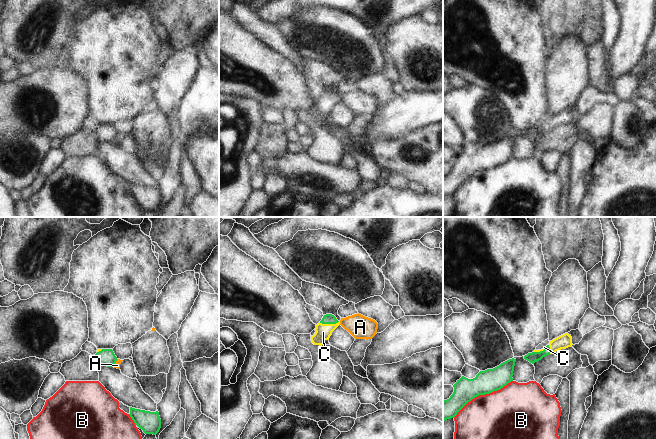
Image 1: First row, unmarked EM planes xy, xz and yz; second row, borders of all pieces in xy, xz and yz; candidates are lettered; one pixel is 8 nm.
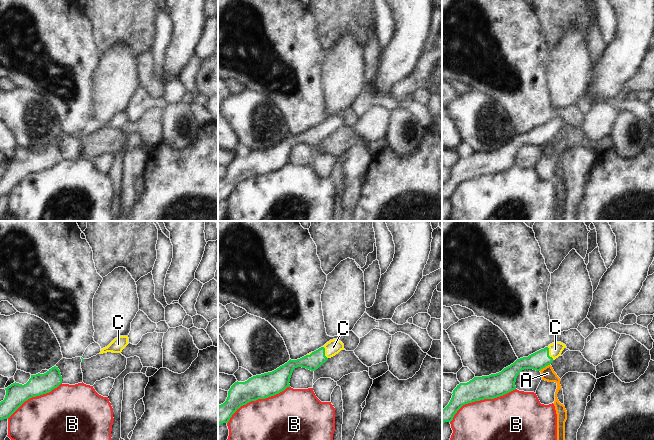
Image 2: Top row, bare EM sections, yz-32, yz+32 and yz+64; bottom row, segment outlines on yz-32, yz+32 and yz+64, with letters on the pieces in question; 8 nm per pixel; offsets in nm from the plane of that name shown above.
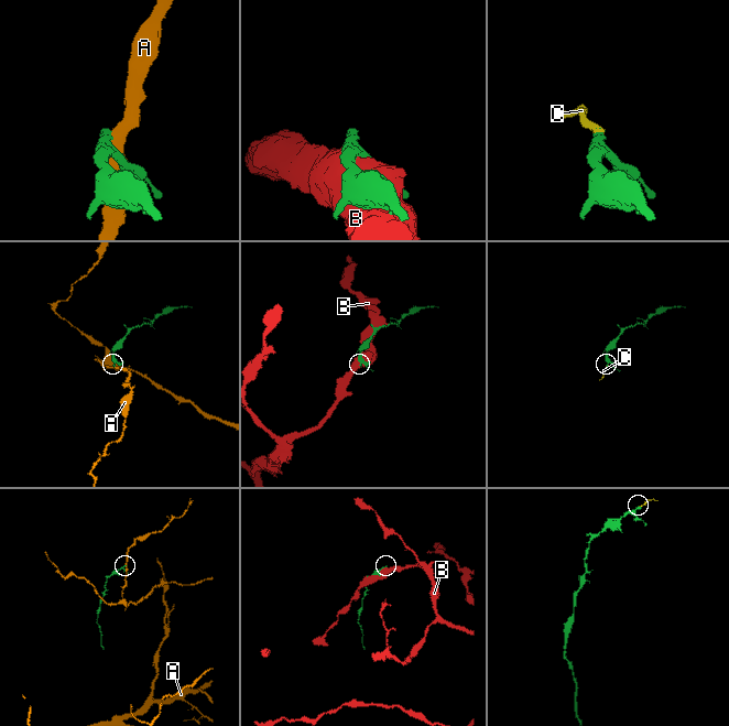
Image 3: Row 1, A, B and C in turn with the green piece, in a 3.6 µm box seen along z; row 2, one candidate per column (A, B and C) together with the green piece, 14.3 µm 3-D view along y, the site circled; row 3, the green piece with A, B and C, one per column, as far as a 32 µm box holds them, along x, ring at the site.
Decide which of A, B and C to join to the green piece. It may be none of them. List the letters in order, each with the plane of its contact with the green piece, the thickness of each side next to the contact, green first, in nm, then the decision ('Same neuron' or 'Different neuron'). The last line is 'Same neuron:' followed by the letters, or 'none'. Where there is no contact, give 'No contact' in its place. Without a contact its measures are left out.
A: Touches green in xy. Thickness 140 nm (green) against 50 nm. Different neuron
B: Touches green in yz. Thickness 190 nm (green) against 480 nm. Different neuron
C: Touches green in xz. Thickness 80 nm (green) against 130 nm. Same neuron
Same neuron: C

